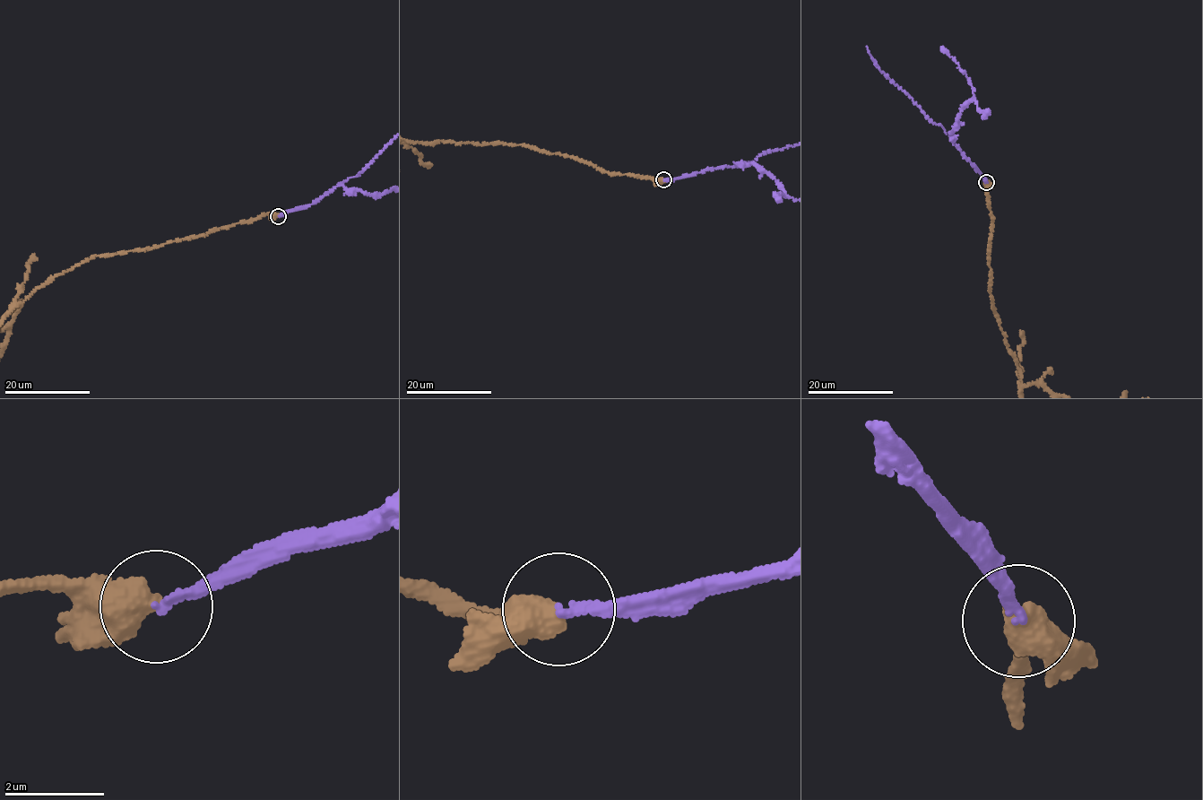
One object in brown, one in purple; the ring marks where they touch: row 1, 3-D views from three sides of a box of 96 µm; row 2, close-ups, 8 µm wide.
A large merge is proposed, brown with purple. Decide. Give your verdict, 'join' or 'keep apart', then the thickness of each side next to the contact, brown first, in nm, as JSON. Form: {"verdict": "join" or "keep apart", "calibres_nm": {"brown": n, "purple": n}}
{"verdict": "keep apart", "calibres_nm": {"brown": 650, "purple": 170}}

